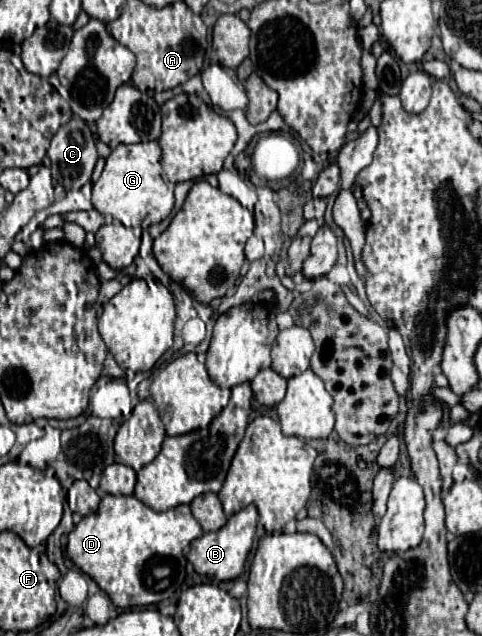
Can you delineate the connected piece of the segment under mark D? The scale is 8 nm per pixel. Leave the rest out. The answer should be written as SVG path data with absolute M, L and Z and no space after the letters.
M105 495L99 503L99 509L91 515L85 515L69 533L67 555L83 573L87 573L111 597L115 607L121 609L145 607L169 599L175 593L175 589L183 583L187 565L183 549L201 535L203 529L193 517L189 505L177 505L169 511L157 513L147 505L143 505L139 499L135 499L133 495Z

